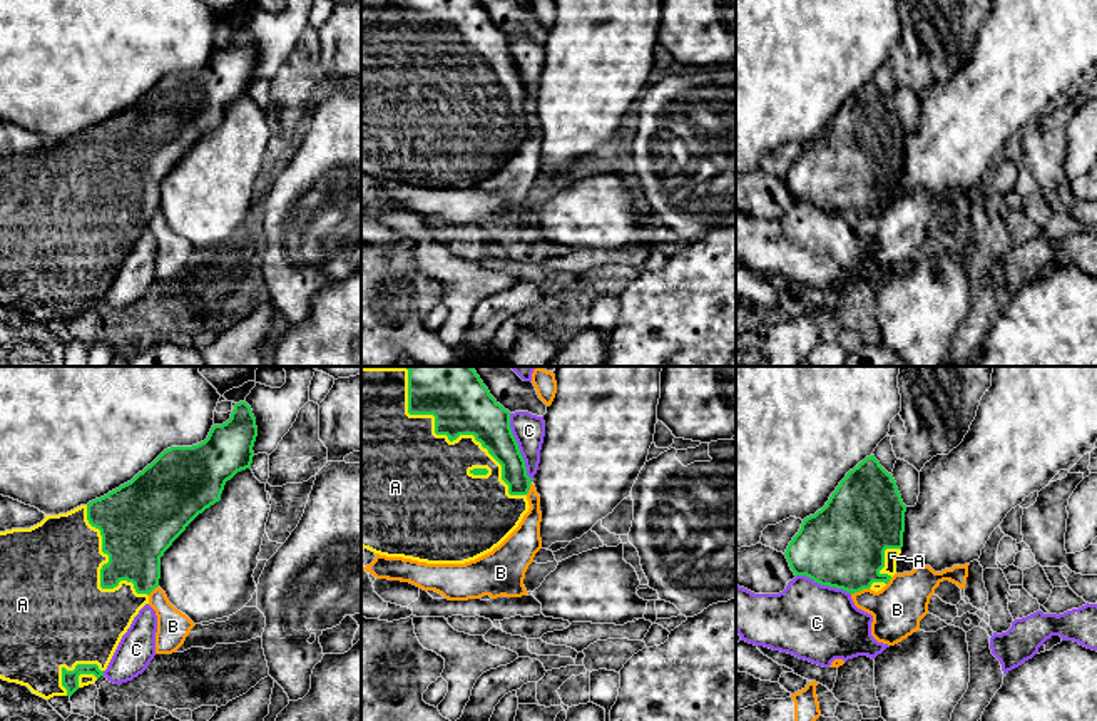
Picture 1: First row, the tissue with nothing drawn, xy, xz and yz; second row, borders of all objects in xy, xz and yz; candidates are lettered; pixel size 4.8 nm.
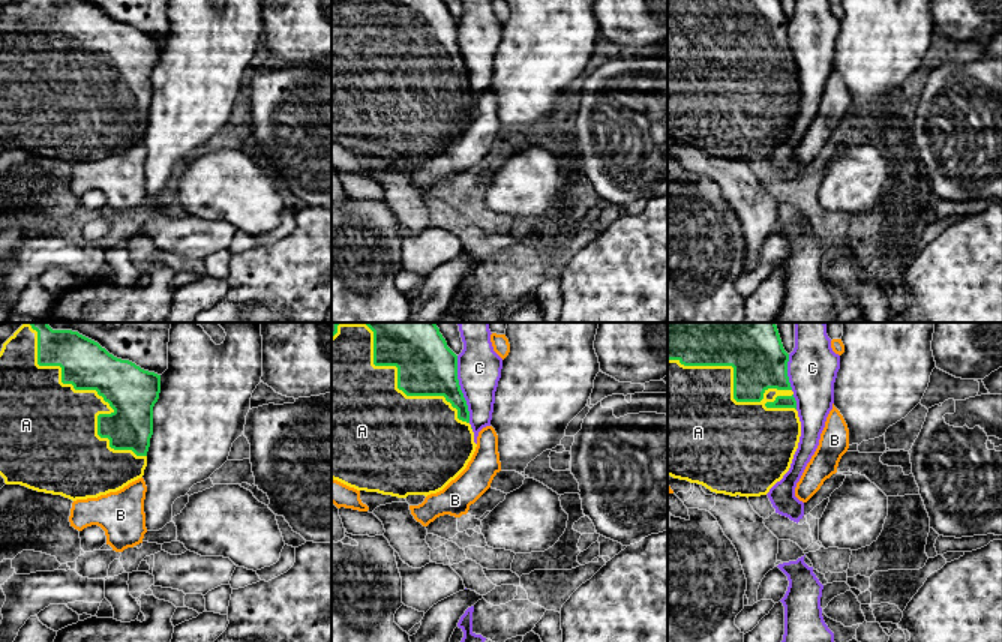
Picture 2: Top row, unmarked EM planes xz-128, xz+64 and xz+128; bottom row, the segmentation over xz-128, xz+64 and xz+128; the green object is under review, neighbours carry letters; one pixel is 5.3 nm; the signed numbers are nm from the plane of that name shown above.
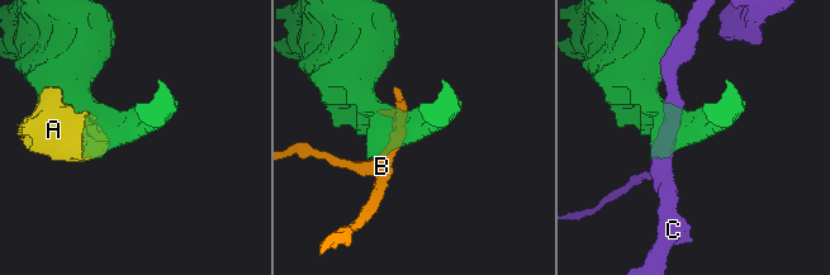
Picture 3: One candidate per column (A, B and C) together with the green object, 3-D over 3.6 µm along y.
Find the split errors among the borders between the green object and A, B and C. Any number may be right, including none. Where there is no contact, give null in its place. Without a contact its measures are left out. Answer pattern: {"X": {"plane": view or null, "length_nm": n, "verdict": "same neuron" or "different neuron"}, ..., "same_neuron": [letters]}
{"A": {"plane": "xz", "length_nm": 1000, "verdict": "same neuron"}, "B": {"plane": "yz", "length_nm": 90, "verdict": "different neuron"}, "C": {"plane": "xz", "length_nm": 340, "verdict": "different neuron"}, "same_neuron": ["A"]}

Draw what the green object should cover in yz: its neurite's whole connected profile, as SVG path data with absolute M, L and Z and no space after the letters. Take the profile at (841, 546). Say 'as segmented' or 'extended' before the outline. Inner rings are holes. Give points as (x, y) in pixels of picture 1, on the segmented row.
extended; M870 455L846 473L821 510L803 520L784 555L794 575L806 575L850 594L863 589L878 592L896 574L905 512L893 475Z

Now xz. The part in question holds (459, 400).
extended; M361 366L361 547L426 564L465 564L498 547L530 505L532 478L505 410L472 366Z

